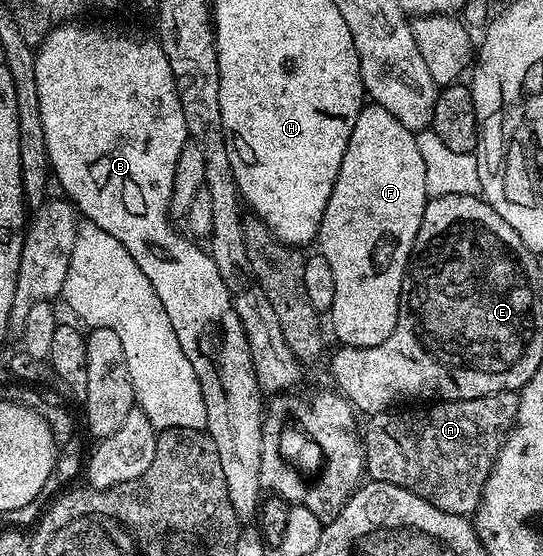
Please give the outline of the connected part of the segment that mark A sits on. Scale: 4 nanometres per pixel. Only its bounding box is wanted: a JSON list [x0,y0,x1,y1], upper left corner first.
[363,392,517,517]

